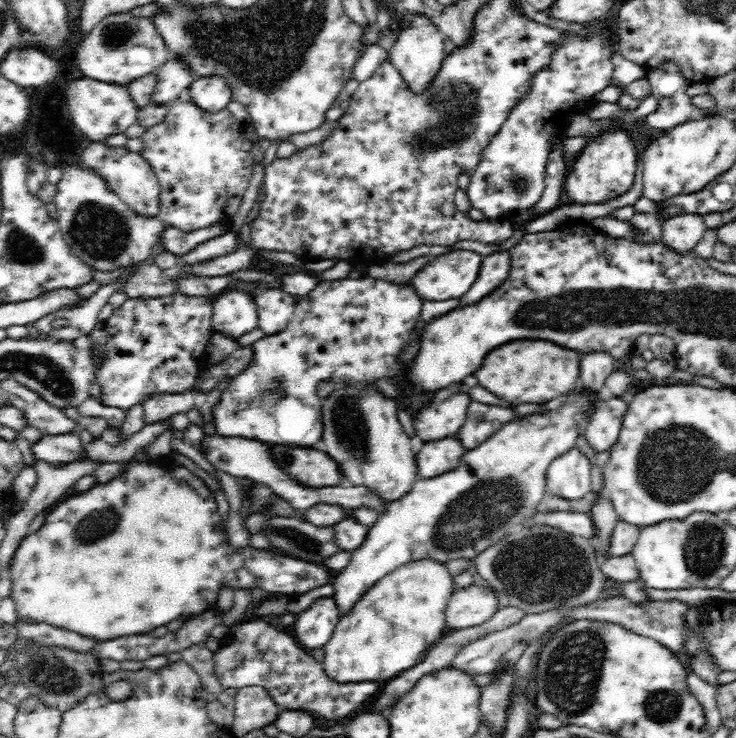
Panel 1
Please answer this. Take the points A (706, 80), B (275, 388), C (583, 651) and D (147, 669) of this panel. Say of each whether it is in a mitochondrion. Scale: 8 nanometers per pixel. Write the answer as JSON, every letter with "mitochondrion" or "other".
{"A":"other","B":"mitochondrion","C":"mitochondrion","D":"other"}

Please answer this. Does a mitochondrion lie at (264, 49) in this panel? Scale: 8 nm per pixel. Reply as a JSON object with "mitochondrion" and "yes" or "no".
{"mitochondrion":"yes"}

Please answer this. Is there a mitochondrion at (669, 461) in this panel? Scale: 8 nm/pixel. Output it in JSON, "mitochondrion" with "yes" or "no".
{"mitochondrion":"yes"}

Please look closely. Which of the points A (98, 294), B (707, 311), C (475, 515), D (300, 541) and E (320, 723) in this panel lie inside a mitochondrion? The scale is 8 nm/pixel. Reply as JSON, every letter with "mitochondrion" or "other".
{"A":"other","B":"mitochondrion","C":"mitochondrion","D":"mitochondrion","E":"other"}

